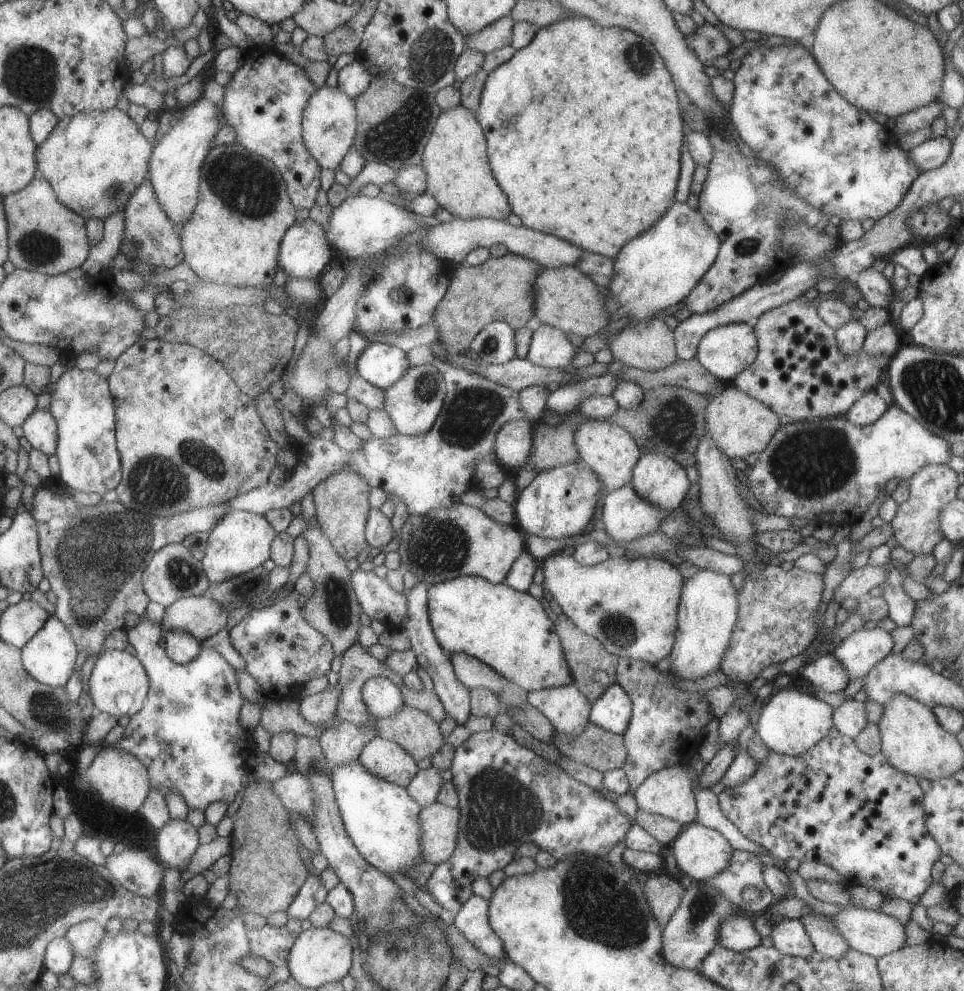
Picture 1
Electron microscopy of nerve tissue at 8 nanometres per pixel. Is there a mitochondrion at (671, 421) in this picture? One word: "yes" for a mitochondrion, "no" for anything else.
yes

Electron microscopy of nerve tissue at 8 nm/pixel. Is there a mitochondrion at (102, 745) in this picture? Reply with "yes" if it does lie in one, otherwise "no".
no

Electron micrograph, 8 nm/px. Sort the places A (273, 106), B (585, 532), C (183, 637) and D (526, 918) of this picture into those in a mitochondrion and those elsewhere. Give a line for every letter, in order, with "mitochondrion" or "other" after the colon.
A: other
B: other
C: other
D: other

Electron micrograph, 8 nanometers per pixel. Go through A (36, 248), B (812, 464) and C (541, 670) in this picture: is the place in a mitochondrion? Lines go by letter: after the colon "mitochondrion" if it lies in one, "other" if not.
A: mitochondrion
B: mitochondrion
C: other

